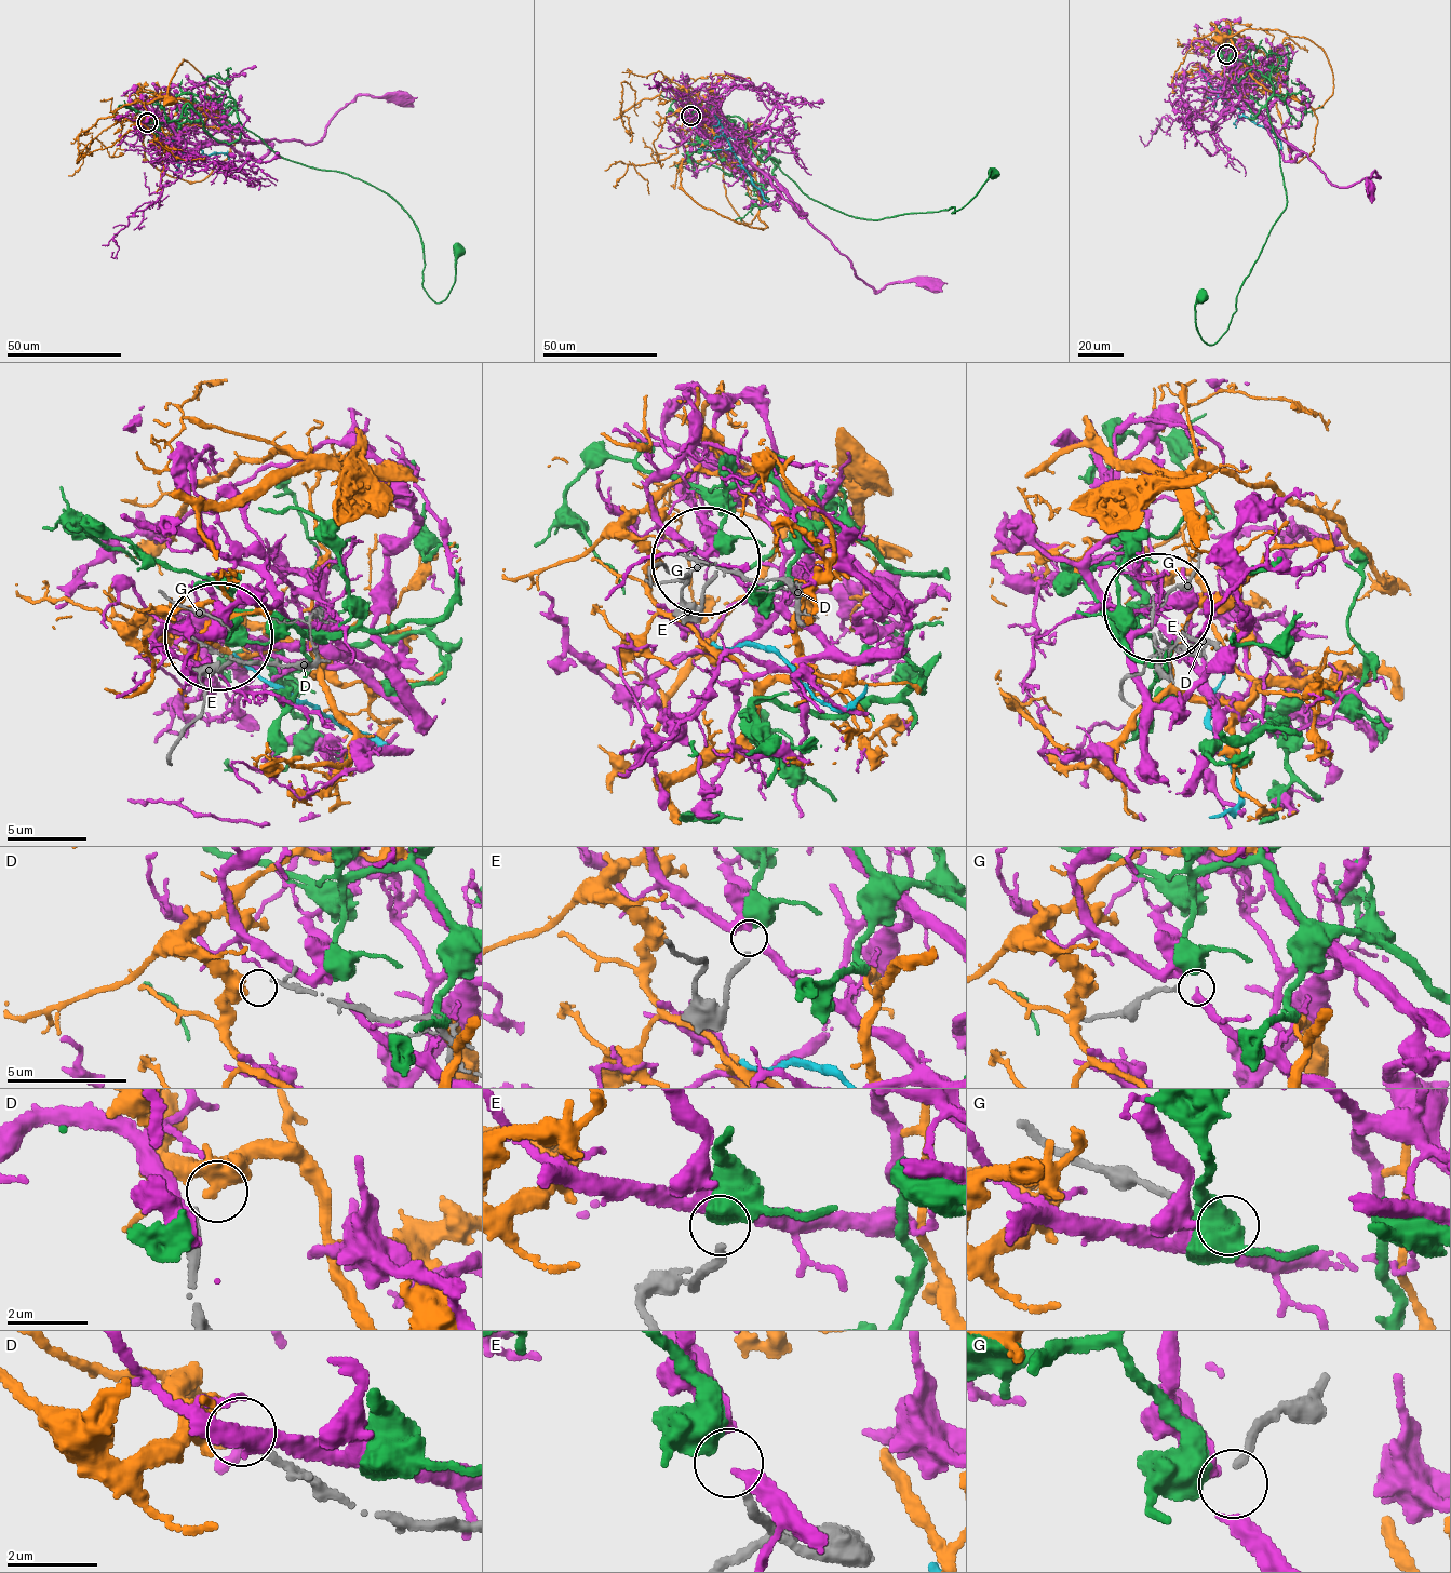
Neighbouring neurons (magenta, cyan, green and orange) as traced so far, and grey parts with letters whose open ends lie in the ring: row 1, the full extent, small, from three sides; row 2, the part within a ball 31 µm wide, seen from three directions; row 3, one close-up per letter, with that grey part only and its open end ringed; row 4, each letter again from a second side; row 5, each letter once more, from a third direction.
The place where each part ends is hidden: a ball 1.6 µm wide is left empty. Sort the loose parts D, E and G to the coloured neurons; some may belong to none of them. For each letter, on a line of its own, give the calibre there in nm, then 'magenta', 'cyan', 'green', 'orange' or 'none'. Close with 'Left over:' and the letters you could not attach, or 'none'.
D: 130 nm thick; none
E: 200 nm thick; green
G: 160 nm thick; none
Left over: D, G

